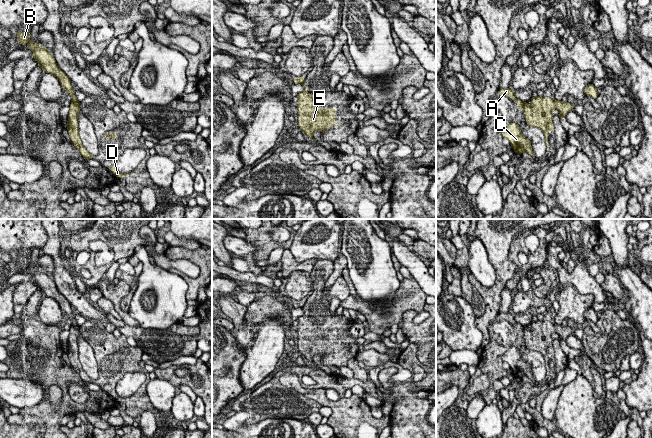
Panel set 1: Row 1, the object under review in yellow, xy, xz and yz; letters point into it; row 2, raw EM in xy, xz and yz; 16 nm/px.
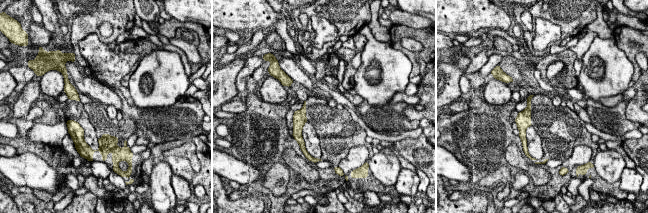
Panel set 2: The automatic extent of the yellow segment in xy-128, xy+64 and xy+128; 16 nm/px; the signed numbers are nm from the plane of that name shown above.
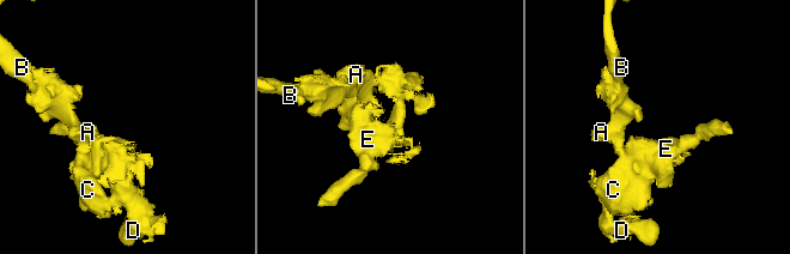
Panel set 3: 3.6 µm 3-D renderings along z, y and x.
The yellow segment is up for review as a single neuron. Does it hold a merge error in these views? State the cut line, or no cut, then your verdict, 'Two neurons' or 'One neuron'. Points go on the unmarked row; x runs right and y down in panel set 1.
Split along xy (70, 333), (79, 335). Two neurons

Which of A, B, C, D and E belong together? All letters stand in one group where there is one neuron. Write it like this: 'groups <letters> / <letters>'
groups A B / C D E

